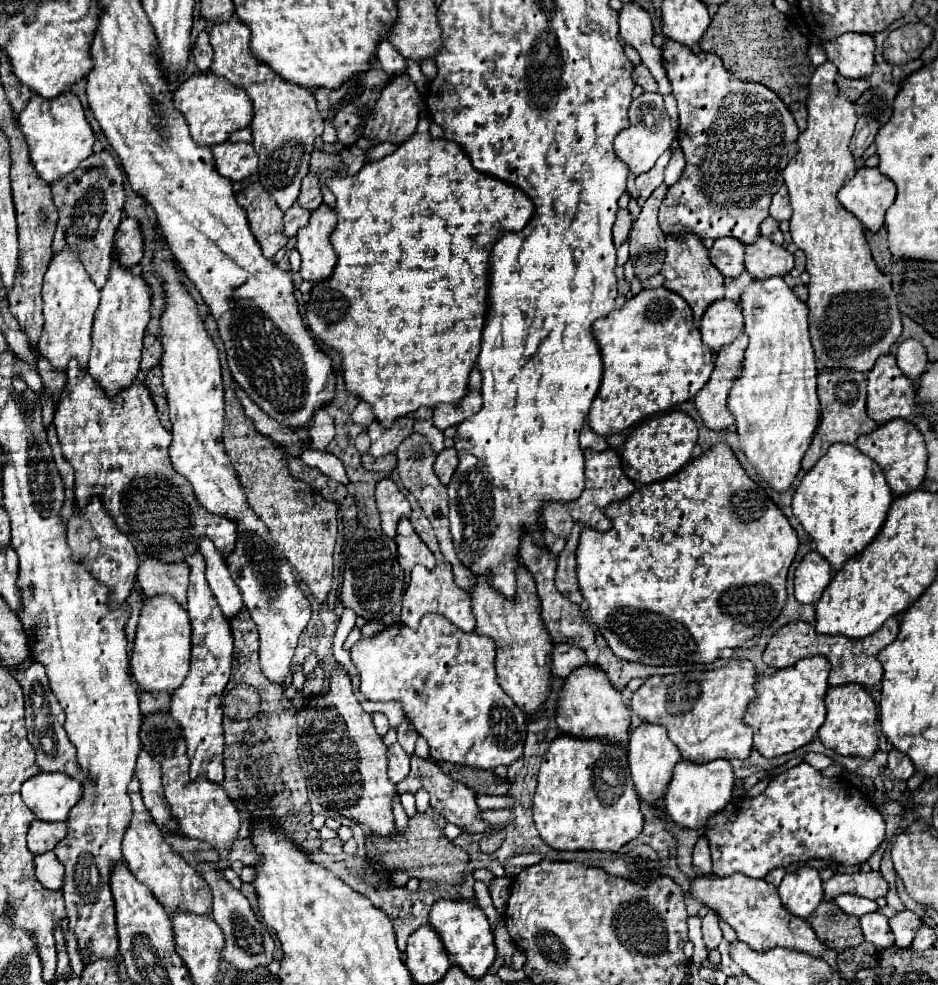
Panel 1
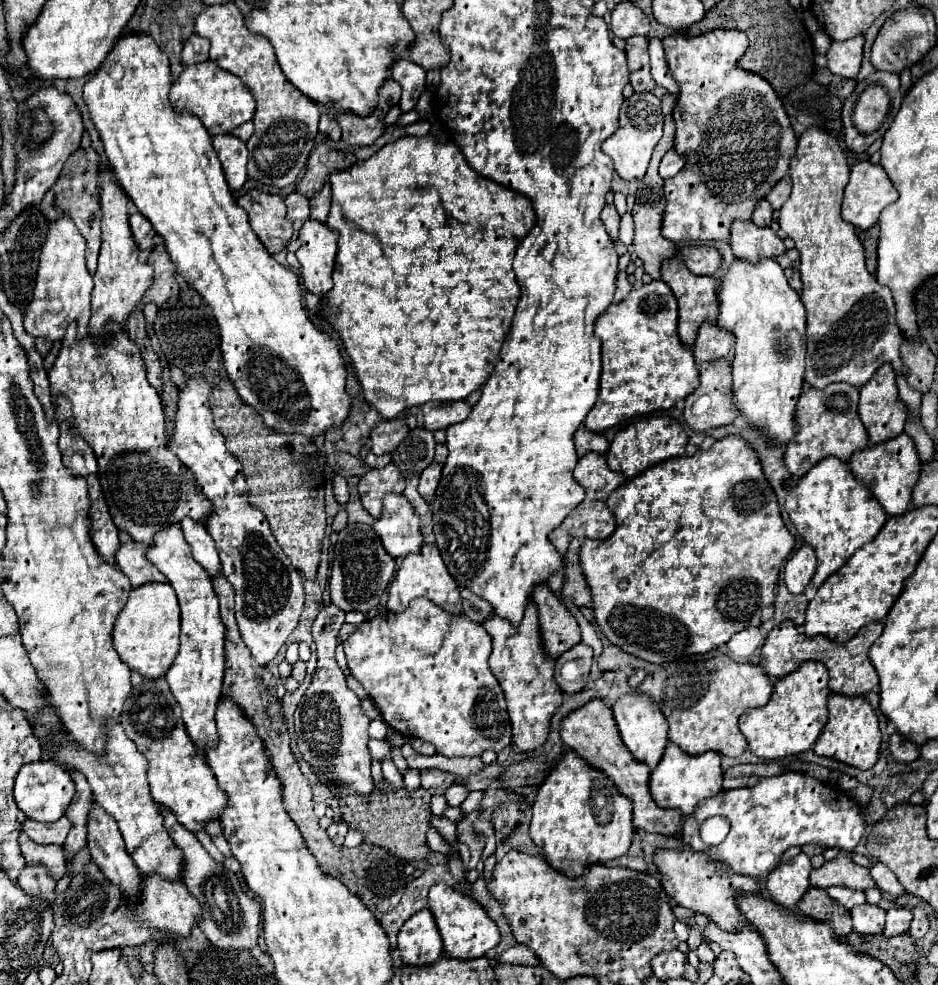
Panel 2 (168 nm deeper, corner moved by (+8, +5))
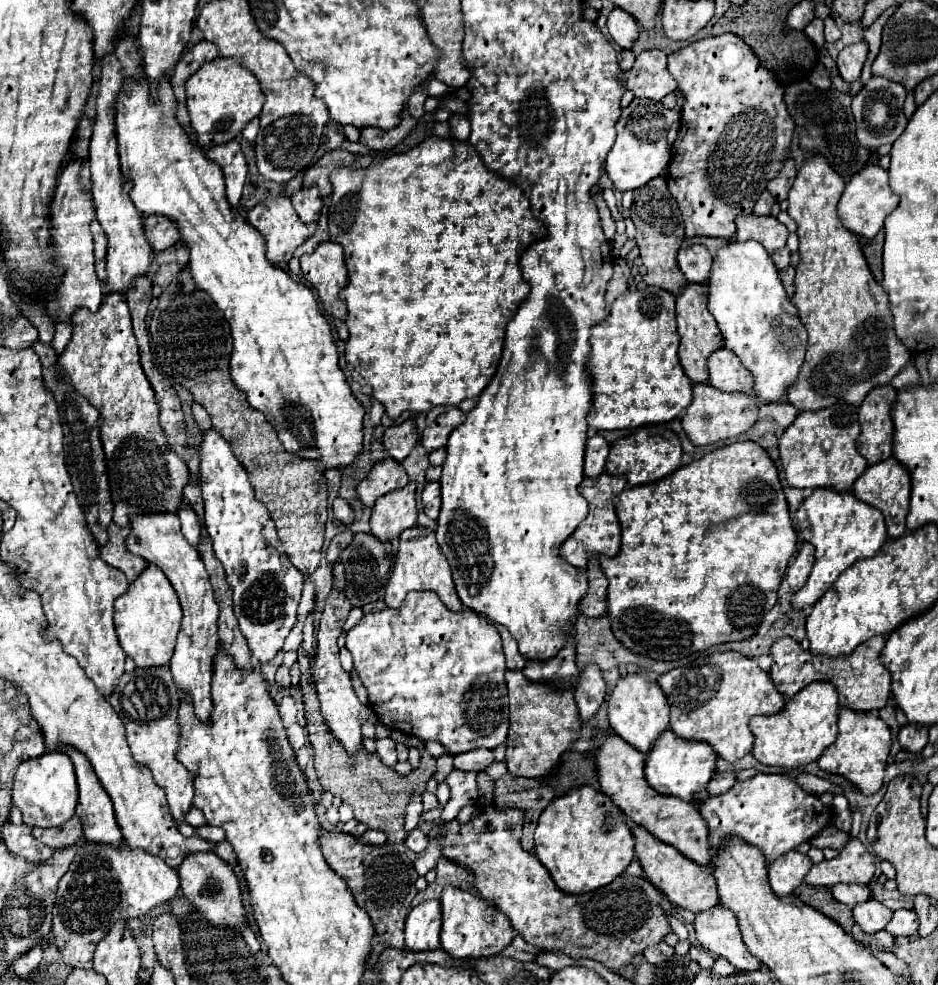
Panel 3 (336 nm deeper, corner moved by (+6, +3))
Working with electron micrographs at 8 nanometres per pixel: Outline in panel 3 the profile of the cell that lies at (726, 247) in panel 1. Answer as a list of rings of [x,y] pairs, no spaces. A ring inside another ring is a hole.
[[[695,244],[679,250],[677,264],[689,282],[705,282],[711,274],[713,256],[703,244]]]

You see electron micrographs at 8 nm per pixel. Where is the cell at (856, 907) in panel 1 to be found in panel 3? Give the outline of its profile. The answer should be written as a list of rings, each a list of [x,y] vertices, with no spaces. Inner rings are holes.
[[[835,884],[831,888],[833,896],[837,902],[847,904],[849,908],[867,902],[869,900],[869,886],[859,886],[859,884]]]

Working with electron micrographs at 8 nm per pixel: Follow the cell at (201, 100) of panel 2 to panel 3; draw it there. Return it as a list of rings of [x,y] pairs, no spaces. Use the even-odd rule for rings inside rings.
[[[217,58],[209,64],[203,64],[185,82],[185,90],[191,128],[197,132],[197,140],[205,148],[217,142],[229,142],[237,138],[237,134],[247,126],[247,122],[259,116],[265,100],[257,78],[231,58]]]

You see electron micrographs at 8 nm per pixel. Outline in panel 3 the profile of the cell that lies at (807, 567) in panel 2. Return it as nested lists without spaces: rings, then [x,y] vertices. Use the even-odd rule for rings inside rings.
[[[805,542],[801,546],[801,550],[795,554],[795,558],[791,560],[789,568],[787,568],[787,582],[795,592],[805,586],[805,582],[811,574],[813,562],[815,562],[815,548]]]

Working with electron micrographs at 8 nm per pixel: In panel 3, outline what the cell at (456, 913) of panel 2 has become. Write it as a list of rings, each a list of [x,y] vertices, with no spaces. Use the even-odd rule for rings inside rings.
[[[445,886],[441,892],[441,914],[443,914],[441,946],[453,958],[493,956],[501,952],[505,946],[509,946],[515,936],[509,920],[497,908],[493,908],[483,898],[473,896],[471,892],[465,892],[453,886]]]

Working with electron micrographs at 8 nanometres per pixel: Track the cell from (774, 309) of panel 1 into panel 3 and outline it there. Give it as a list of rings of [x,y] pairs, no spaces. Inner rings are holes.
[[[731,242],[717,252],[709,276],[709,312],[723,334],[723,346],[733,350],[753,374],[755,396],[761,402],[785,400],[803,366],[807,330],[783,288],[777,266],[759,242]]]

